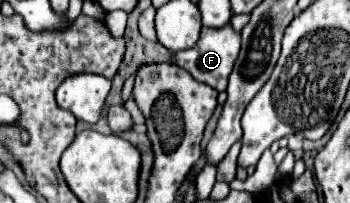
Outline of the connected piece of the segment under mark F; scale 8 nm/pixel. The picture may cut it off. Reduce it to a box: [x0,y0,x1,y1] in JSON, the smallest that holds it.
[172,26,240,92]

